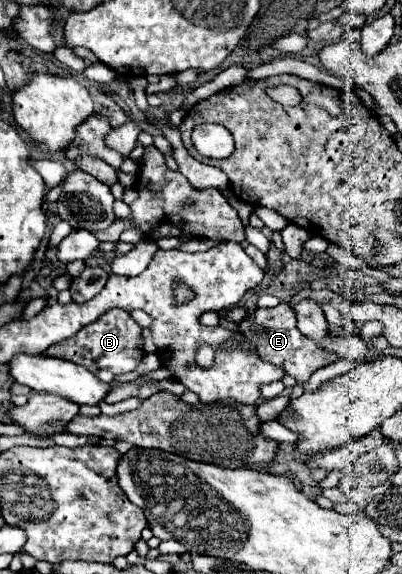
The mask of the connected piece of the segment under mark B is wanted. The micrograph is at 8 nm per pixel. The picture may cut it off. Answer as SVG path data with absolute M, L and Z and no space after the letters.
M115 308L103 314L101 318L97 318L95 322L91 322L91 326L85 326L83 330L79 330L79 334L75 334L73 338L67 338L51 346L45 354L53 358L69 360L73 364L81 364L87 370L91 370L99 380L111 382L115 376L137 368L139 356L144 355L143 344L138 344L143 343L141 333L142 328L139 328L137 322L131 318L131 314Z

